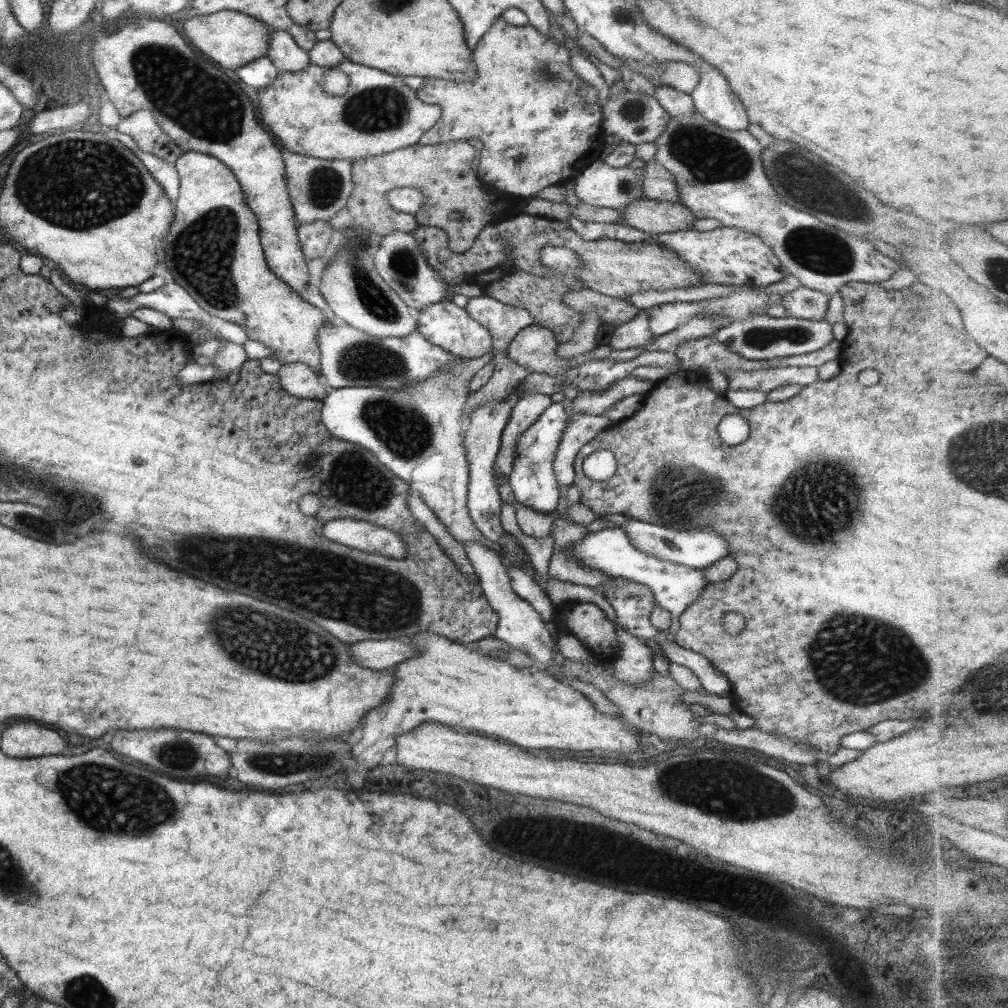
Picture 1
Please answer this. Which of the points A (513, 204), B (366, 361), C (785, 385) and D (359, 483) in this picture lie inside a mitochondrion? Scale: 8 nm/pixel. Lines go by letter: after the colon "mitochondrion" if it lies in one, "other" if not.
A: other
B: mitochondrion
C: other
D: mitochondrion

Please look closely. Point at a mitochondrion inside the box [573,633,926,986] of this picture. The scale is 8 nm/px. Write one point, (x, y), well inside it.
(764, 805)

